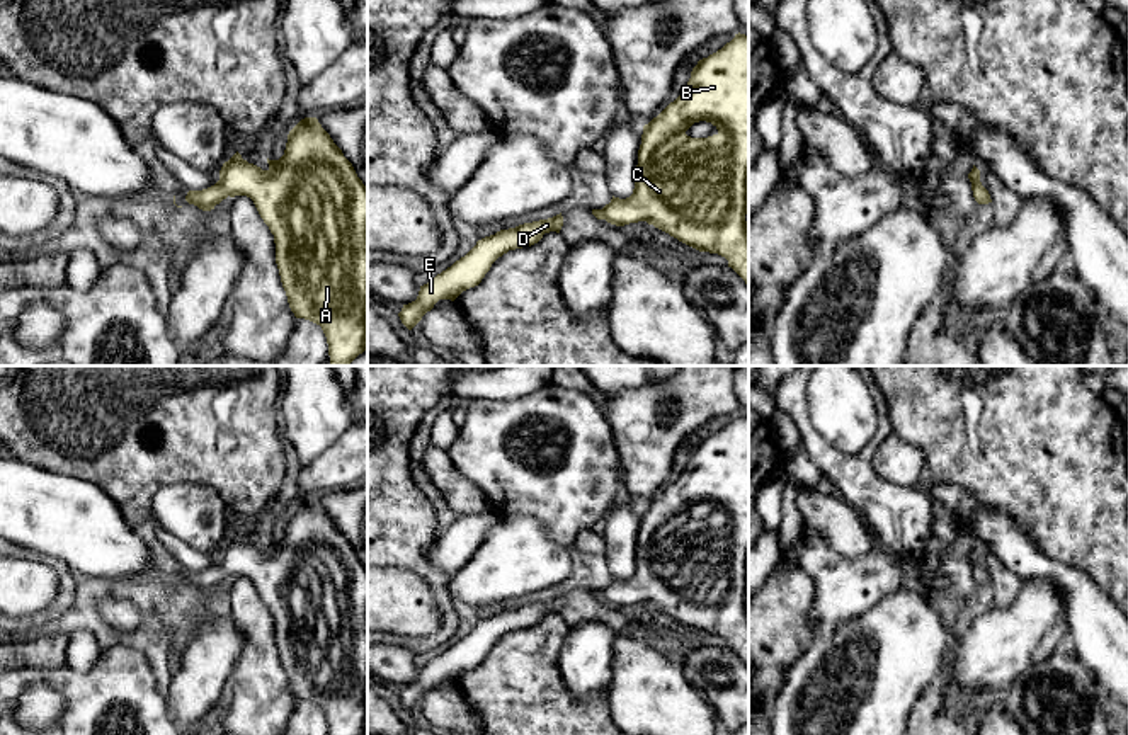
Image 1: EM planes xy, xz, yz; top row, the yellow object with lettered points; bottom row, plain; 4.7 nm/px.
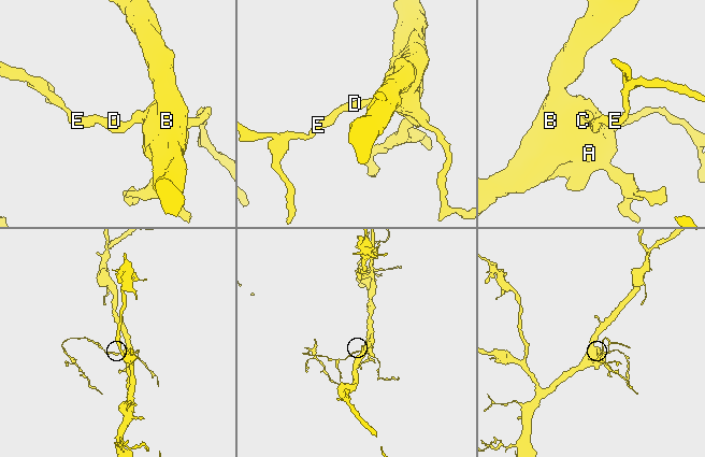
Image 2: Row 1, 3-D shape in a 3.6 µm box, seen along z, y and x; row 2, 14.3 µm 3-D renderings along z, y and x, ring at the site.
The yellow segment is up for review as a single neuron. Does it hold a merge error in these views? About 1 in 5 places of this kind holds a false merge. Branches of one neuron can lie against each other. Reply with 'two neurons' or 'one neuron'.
one neuron

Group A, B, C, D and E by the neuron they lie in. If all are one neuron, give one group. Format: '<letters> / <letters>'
A B C D E

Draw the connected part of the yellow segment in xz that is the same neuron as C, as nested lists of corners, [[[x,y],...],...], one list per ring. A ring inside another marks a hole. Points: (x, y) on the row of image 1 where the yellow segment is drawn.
[[[738,32],[721,49],[699,60],[684,92],[643,126],[633,194],[626,199],[612,196],[592,214],[616,226],[647,221],[699,252],[718,254],[749,286],[747,184],[749,36]],[[699,121],[711,122],[718,133],[687,136],[686,131]]]

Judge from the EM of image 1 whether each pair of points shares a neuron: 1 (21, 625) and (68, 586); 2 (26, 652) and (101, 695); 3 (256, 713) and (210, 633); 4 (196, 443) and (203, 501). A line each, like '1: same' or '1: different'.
1: same
2: different
3: different
4: different

